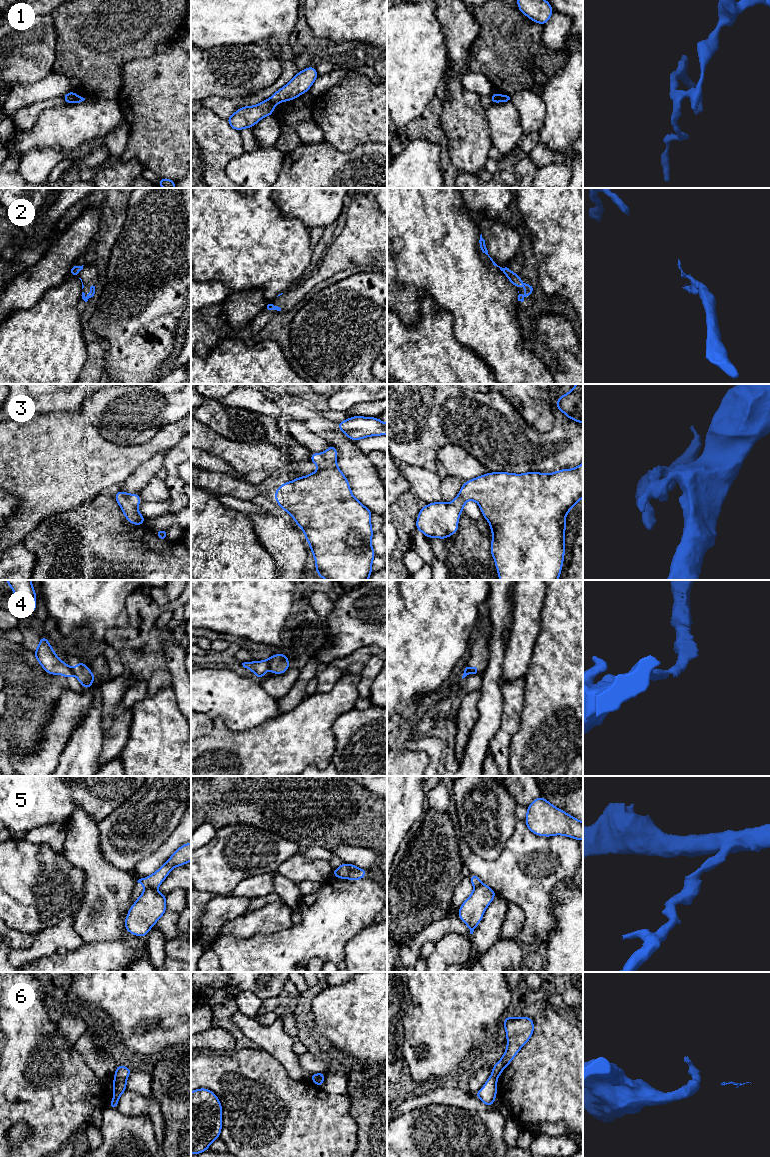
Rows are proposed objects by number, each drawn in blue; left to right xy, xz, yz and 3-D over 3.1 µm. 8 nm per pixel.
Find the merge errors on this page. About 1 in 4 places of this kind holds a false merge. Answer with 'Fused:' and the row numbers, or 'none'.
Fused: 1, 2, 4, 5, 6

